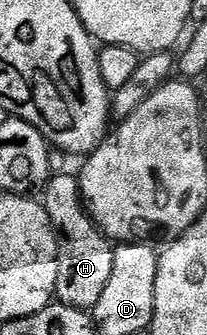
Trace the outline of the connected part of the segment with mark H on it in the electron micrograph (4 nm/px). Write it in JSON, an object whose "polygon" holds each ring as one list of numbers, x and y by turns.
{"polygon":[[53,173,42,191,42,201,60,237,55,301,61,306,73,306,90,312,98,304,102,291,106,289,106,283,110,280,110,268,114,268,113,243,100,231,100,227,89,214,84,197,80,194,80,179,75,173]]}

